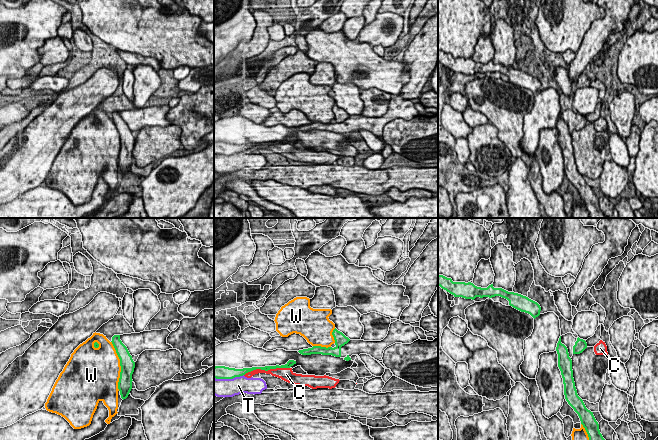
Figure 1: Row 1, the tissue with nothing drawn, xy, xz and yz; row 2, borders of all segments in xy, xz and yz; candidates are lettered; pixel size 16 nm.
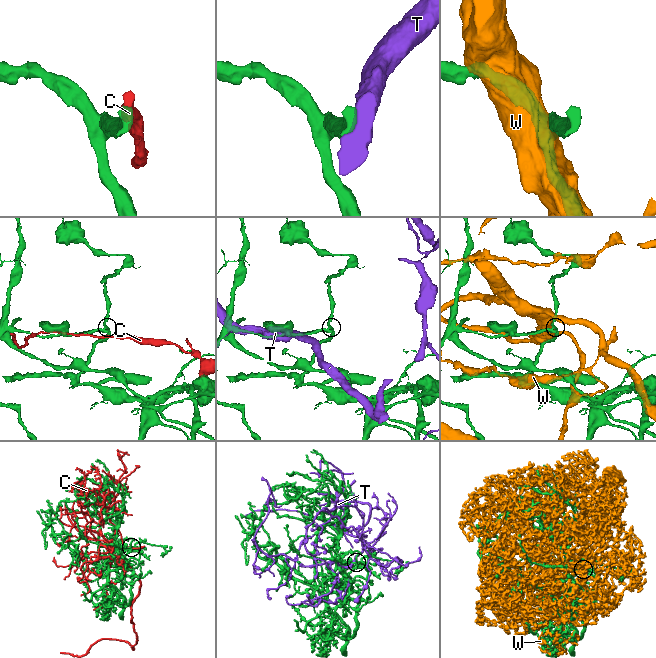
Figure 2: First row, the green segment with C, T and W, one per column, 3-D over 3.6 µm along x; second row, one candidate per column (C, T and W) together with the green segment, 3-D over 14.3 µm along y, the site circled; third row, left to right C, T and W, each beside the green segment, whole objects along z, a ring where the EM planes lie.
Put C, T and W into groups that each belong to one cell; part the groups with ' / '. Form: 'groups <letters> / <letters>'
groups C / T / W

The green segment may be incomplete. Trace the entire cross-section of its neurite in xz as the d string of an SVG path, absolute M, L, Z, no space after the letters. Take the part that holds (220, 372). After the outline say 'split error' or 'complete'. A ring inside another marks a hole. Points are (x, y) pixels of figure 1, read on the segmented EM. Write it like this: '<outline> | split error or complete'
M289 360L285 365L276 365L276 366L265 366L265 367L252 367L252 368L243 368L243 369L235 369L235 368L229 368L225 366L215 366L214 367L214 378L216 379L233 379L235 377L240 377L245 375L248 372L251 372L256 369L261 369L268 371L270 369L276 369L276 368L290 368L296 364L296 361Z | complete

